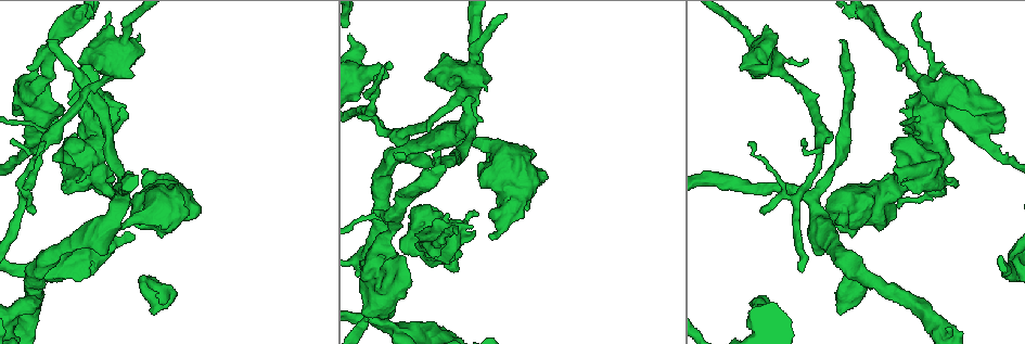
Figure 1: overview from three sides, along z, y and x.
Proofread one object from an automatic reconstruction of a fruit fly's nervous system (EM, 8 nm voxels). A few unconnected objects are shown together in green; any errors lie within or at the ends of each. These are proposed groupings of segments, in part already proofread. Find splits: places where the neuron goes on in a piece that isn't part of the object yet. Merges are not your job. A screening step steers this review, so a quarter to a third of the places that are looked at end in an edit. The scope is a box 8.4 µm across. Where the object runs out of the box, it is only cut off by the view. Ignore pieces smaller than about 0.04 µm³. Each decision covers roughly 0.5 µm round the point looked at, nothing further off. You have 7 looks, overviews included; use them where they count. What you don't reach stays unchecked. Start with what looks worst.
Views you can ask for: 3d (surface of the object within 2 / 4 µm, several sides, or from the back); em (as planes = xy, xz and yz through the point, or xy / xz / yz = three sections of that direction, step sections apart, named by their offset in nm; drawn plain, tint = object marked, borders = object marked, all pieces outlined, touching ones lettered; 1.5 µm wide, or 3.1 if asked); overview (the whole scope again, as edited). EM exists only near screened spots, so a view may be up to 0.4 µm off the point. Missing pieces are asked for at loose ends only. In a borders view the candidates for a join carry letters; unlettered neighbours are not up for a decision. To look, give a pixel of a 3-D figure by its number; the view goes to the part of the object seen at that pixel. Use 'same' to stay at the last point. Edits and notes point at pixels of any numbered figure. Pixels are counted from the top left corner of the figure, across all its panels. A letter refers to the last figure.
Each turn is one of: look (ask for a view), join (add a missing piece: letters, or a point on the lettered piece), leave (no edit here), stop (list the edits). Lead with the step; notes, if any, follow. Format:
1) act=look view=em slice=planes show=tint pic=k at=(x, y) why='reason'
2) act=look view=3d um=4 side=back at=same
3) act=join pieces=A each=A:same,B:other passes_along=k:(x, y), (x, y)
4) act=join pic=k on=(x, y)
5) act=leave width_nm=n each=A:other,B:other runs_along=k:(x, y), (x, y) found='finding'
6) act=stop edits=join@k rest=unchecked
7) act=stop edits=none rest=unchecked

act=look view=em slice=xz step=4 show=borders pic=1 at=(838, 40) why='end of a long branch'

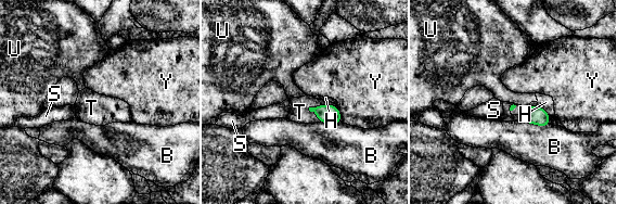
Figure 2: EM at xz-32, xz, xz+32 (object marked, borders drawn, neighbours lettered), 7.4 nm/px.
act=look view=em slice=planes show=borders at=same

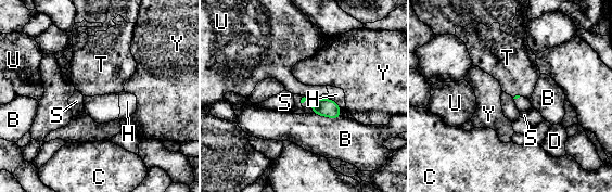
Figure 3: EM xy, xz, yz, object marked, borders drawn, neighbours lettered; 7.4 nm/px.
act=join pieces=T each=B:other,C:other,D:other,H:other,S:other,T:same,U:other,Y:other passes_along=3:(327, 107), (311, 110), (297, 109) found='the neuron continues'

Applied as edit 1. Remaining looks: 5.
act=look view=3d um=4 pic=1 at=(474, 236) why='thick end'

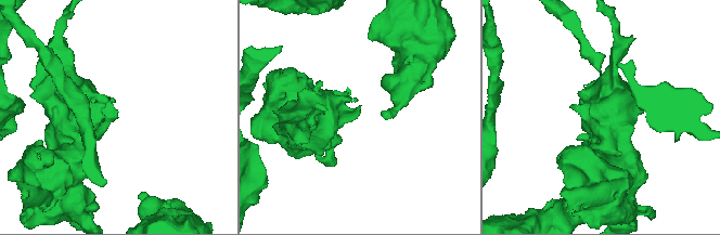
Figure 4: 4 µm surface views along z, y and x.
act=look view=em slice=xz step=4 show=tint pic=4 at=(117, 118) why='need the tissue'

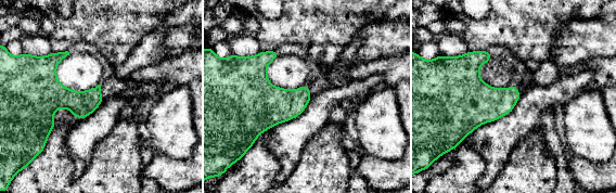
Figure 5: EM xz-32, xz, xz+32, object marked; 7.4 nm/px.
act=look view=em slice=planes show=borders at=same why='cut it another way'

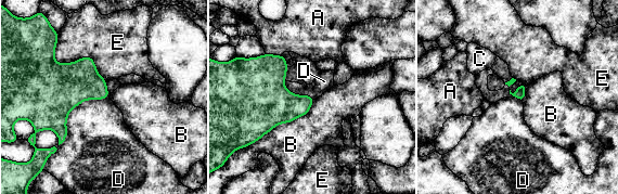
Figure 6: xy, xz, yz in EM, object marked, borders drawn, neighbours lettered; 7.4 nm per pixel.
act=leave longest_contact=B:550nm each=A:other,B:other,C:other,D:other,E:other found='no lettered piece goes on from it'

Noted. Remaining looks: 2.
act=look view=3d um=4 pic=1 at=(901, 185) why='free end'

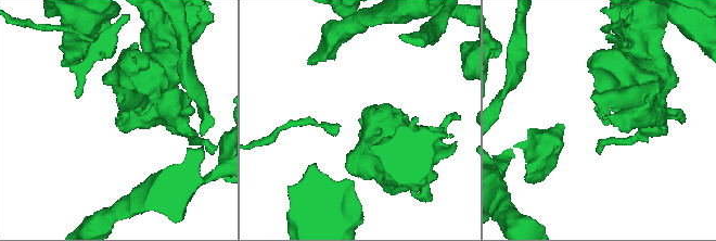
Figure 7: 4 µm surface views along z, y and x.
act=look view=em slice=planes show=borders pic=7 at=(117, 121) why='now the EM'

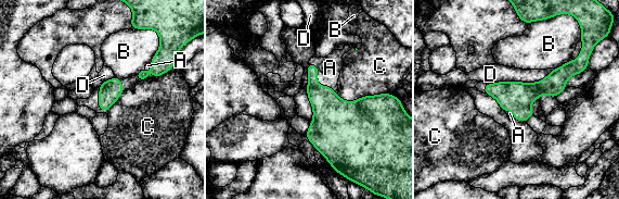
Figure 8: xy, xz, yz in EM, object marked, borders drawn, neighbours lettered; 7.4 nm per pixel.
act=join pieces=A each=A:same,B:other,C:other,D:other passes_along=8:(331, 112), (317, 82), (330, 67) found='it goes on there'

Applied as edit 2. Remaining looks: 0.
act=stop edits=join@3,join@8 rest=unchecked

